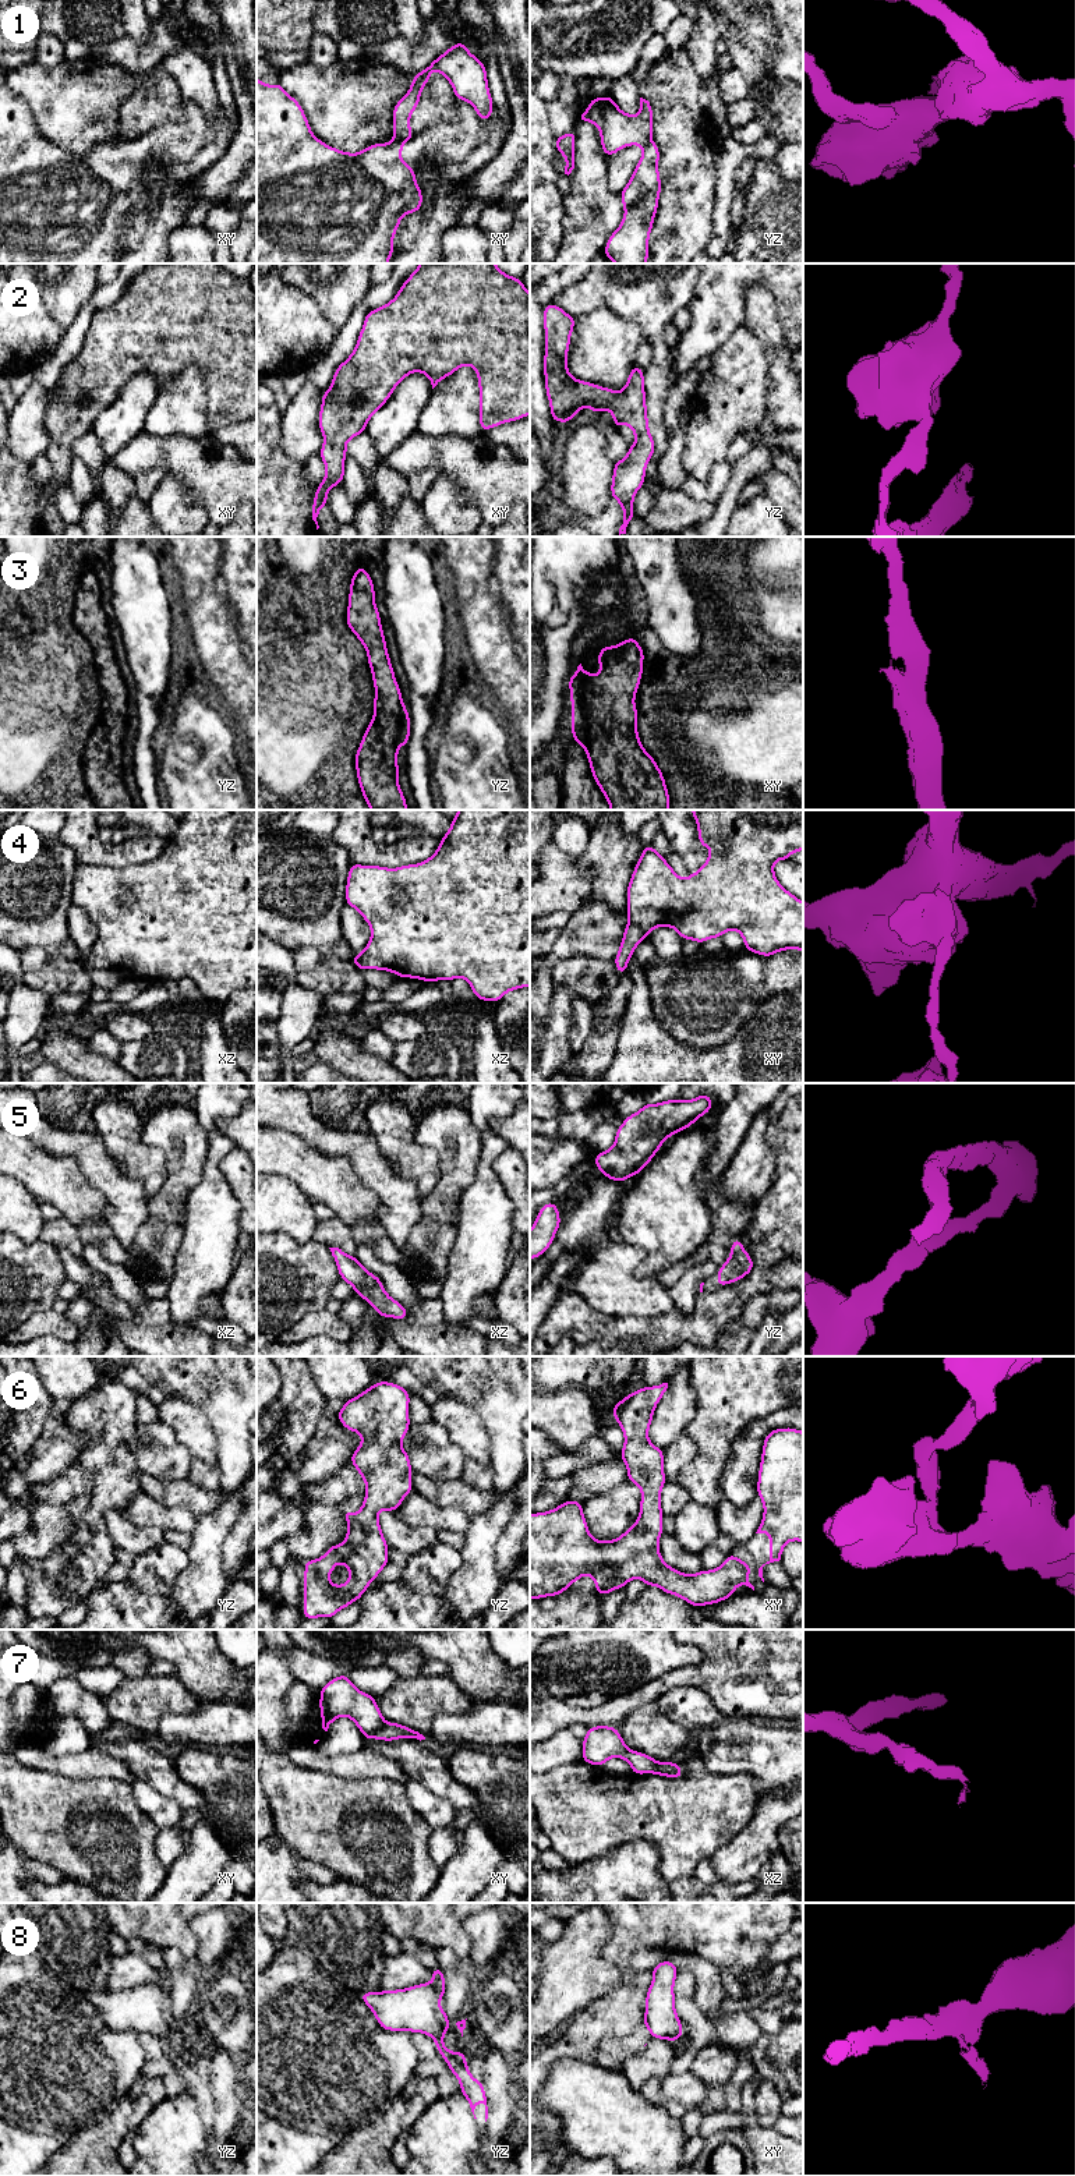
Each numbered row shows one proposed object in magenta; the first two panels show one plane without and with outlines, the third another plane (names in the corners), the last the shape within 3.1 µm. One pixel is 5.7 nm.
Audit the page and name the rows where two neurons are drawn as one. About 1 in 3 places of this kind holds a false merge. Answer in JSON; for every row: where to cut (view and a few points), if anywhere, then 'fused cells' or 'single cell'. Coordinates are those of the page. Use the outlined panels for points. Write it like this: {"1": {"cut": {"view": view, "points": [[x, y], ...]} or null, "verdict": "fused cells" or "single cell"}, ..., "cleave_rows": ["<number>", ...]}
{"1": {"cut": {"view": "xy", "points": [[393, 140], [402, 142]]}, "verdict": "fused cells"}, "2": {"cut": null, "verdict": "single cell"}, "3": {"cut": null, "verdict": "single cell"}, "4": {"cut": {"view": "xy", "points": [[629, 920], [646, 936]]}, "verdict": "fused cells"}, "5": {"cut": null, "verdict": "single cell"}, "6": {"cut": null, "verdict": "single cell"}, "7": {"cut": {"view": "xy", "points": [[386, 1722], [374, 1732], [364, 1734]]}, "verdict": "fused cells"}, "8": {"cut": {"view": "yz", "points": [[437, 2037], [441, 2038]]}, "verdict": "fused cells"}, "cleave_rows": ["1", "4", "7", "8"]}

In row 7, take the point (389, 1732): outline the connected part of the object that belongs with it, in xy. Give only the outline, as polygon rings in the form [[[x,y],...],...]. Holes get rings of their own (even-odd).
[[[388,1722],[375,1733],[364,1734],[364,1741],[367,1741],[368,1738],[383,1740],[383,1741],[395,1741],[397,1738],[417,1738],[420,1741],[425,1740],[422,1734],[410,1727]]]

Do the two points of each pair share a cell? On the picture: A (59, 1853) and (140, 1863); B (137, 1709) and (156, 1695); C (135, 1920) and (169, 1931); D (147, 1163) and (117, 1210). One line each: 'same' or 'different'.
A: same
B: same
C: same
D: different

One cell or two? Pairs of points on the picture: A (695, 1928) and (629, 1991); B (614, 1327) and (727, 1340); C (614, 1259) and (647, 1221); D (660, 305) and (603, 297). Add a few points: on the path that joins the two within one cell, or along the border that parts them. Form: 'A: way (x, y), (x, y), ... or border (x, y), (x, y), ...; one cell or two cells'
A: border (636, 1971), (629, 1980), (622, 1980); two cells
B: border (739, 1313), (724, 1329), (717, 1341); two cells
C: border (616, 1234), (646, 1253), (635, 1274); two cells
D: way (646, 297), (616, 297); one cell

